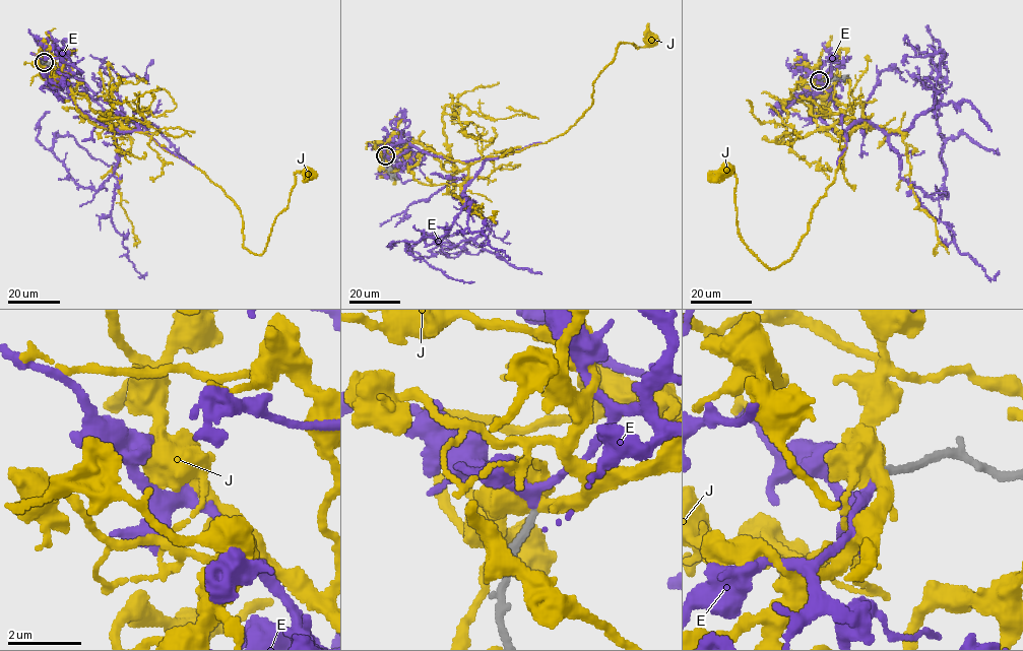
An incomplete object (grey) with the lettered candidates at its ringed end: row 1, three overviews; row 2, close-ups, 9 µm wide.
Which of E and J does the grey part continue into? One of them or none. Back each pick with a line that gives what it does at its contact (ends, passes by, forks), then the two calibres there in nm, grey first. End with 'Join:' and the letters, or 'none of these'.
E: it passes by | 200/240 nm
Join: E

